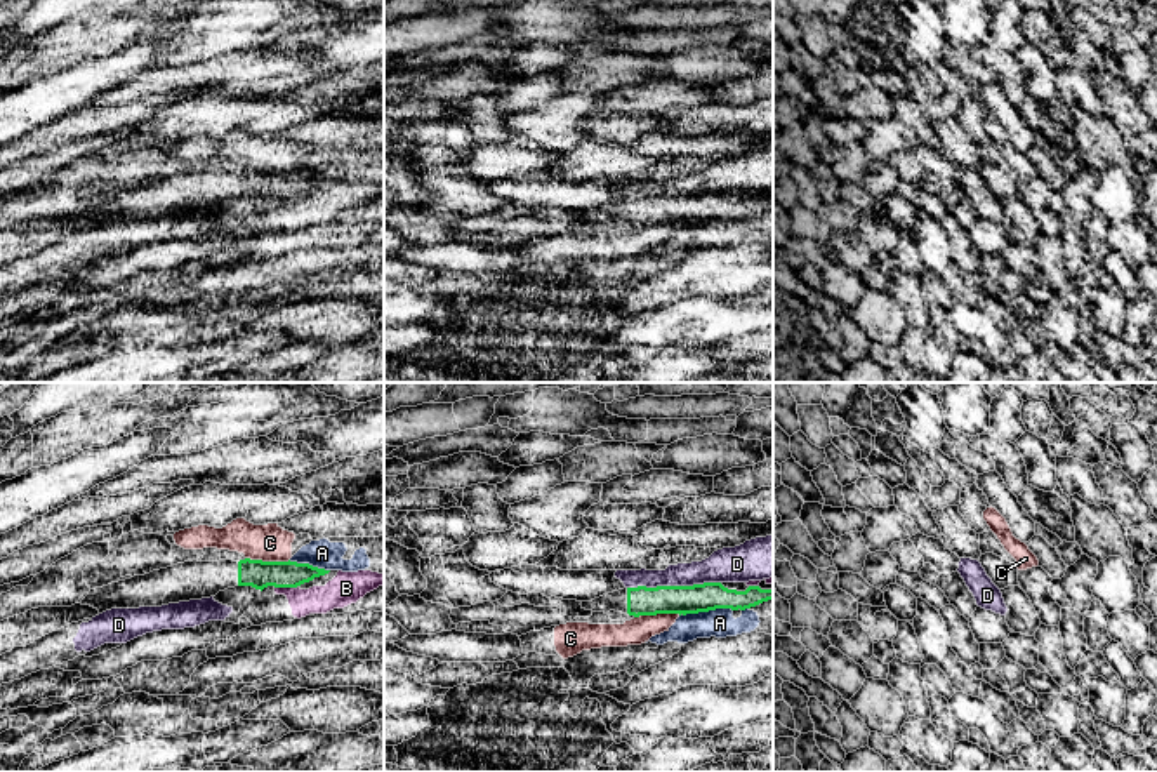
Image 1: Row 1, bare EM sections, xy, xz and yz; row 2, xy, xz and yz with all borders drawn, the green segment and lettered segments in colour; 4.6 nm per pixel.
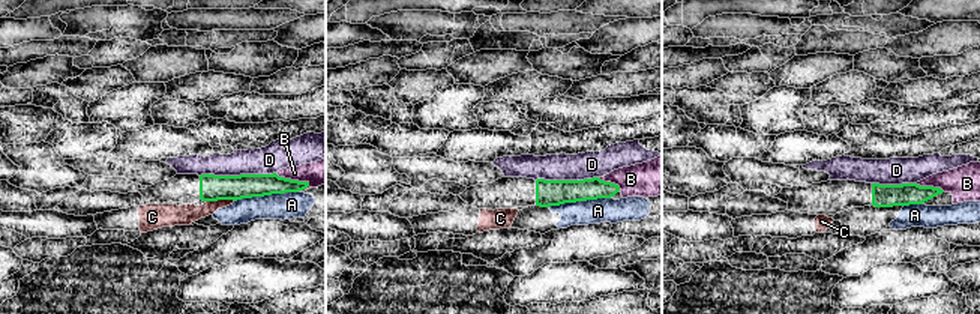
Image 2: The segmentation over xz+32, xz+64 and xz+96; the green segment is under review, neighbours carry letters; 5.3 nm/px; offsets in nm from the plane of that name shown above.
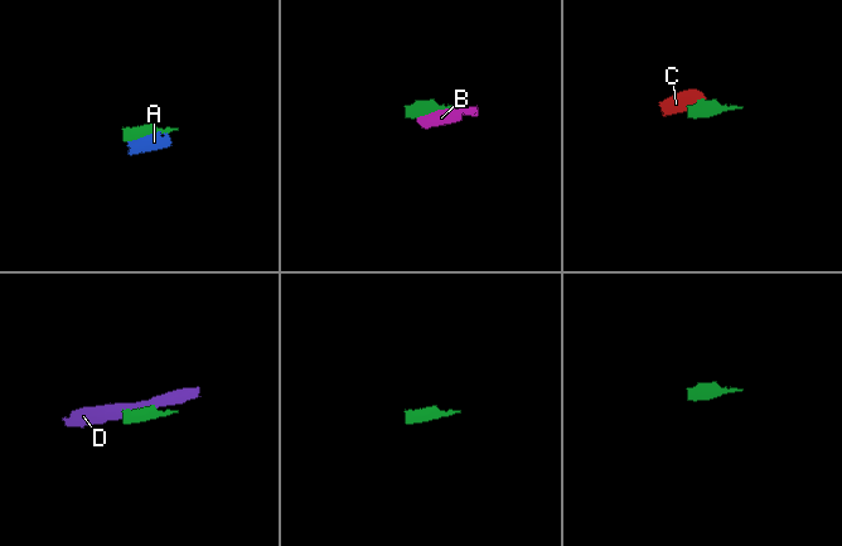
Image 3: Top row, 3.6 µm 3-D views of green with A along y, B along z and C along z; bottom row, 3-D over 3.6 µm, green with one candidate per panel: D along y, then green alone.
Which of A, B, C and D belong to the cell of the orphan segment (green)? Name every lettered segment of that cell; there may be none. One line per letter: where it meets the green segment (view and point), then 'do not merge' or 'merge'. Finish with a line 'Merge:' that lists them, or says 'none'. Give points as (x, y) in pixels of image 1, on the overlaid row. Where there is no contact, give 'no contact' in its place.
A: meets green in xz at (707, 611); do not merge
B: meets green in xy at (285, 586); do not merge
C: meets green in xz at (657, 612); do not merge
D: meets green in xz at (673, 586); do not merge
Merge: none

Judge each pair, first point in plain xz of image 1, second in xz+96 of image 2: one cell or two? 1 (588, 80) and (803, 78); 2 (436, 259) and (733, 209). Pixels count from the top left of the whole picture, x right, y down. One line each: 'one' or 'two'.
1: one
2: two

